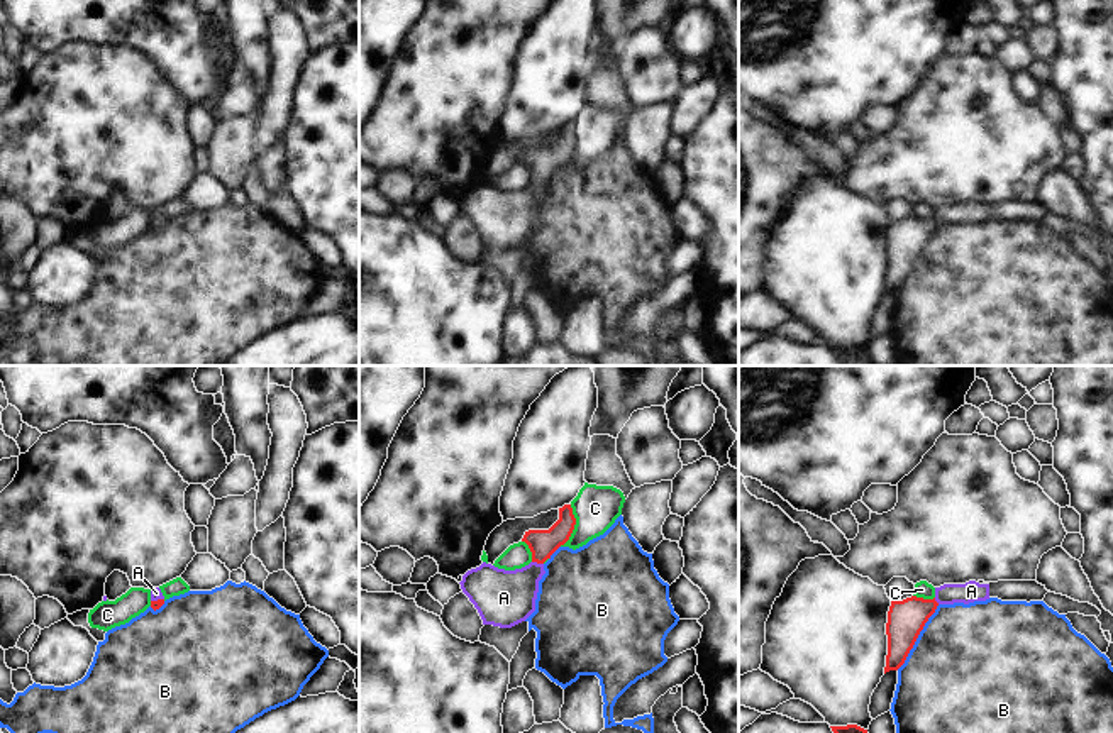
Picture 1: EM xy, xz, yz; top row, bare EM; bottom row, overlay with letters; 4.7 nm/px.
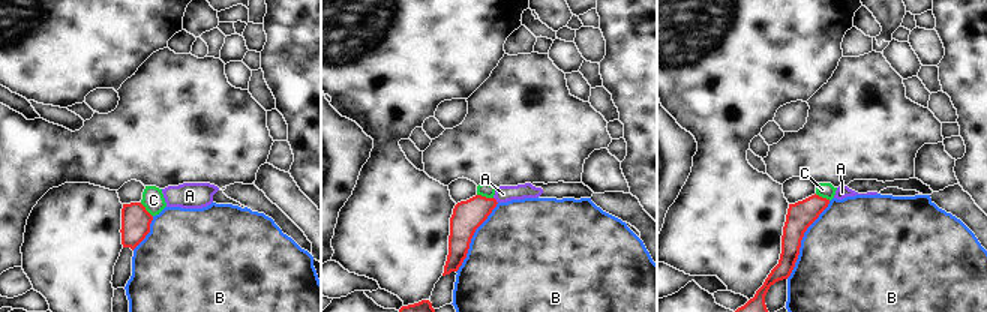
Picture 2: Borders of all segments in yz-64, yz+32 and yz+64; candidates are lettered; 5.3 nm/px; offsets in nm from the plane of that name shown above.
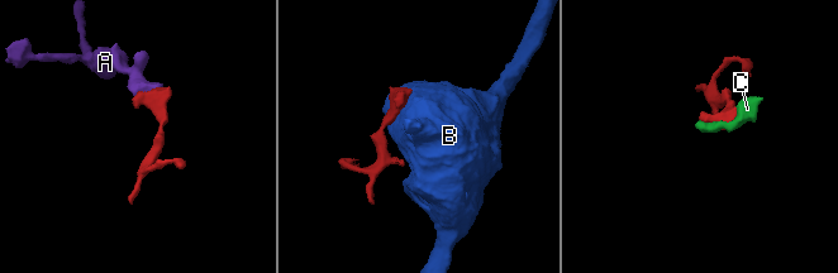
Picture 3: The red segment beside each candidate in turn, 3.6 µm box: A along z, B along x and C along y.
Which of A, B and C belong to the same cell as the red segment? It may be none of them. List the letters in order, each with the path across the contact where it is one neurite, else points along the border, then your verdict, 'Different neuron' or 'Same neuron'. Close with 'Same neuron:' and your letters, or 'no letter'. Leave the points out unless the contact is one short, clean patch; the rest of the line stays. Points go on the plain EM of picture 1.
A: Path across: xz (542, 165), (537, 183), (503, 219). Same neuron
B: Different neuron
C: Different neuron
Same neuron: A.

